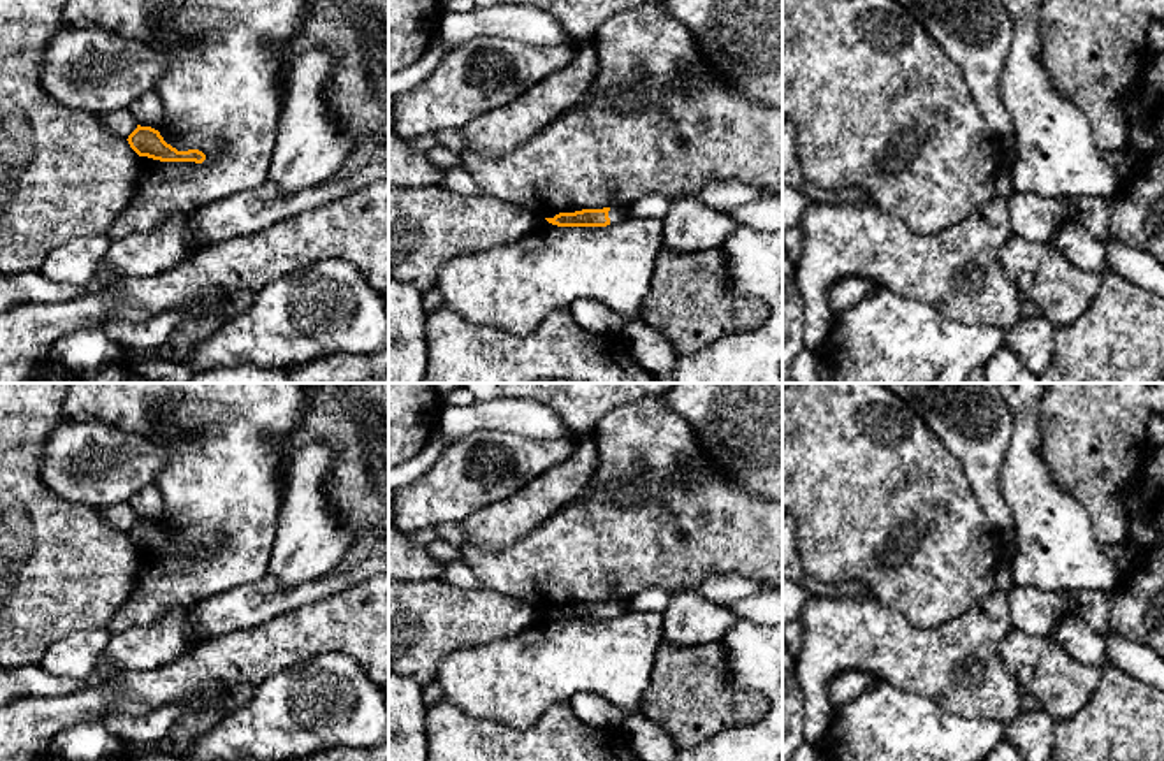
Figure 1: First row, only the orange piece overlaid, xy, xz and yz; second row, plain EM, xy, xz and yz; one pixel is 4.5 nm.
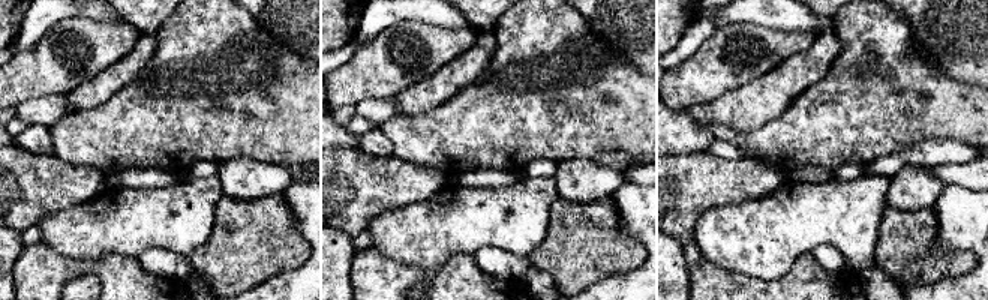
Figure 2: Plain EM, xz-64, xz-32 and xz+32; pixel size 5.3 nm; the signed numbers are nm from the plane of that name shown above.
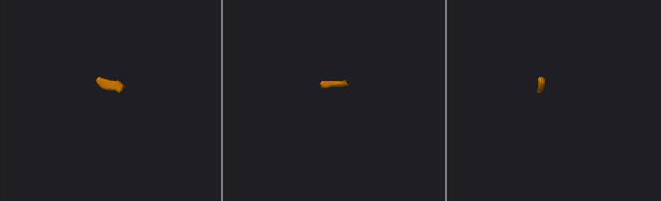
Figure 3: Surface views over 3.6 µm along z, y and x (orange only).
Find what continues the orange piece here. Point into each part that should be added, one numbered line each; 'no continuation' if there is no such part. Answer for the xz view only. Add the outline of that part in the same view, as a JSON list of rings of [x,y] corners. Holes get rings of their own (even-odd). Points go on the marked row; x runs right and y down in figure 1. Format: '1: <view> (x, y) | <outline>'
1: xz (616, 213) | [[[614,206],[608,211],[610,223],[619,223],[628,218],[628,207]]]

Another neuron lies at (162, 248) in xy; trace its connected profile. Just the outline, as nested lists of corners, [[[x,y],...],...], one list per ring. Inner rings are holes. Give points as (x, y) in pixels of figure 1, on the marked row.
[[[192,214],[171,216],[148,232],[116,239],[104,258],[125,276],[164,274],[197,253]]]

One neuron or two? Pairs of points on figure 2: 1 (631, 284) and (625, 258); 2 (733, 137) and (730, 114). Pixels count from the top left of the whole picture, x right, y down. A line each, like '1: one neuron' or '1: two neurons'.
1: two neurons
2: two neurons

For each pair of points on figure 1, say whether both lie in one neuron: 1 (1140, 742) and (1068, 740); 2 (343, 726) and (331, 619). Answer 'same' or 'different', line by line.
1: same
2: different

